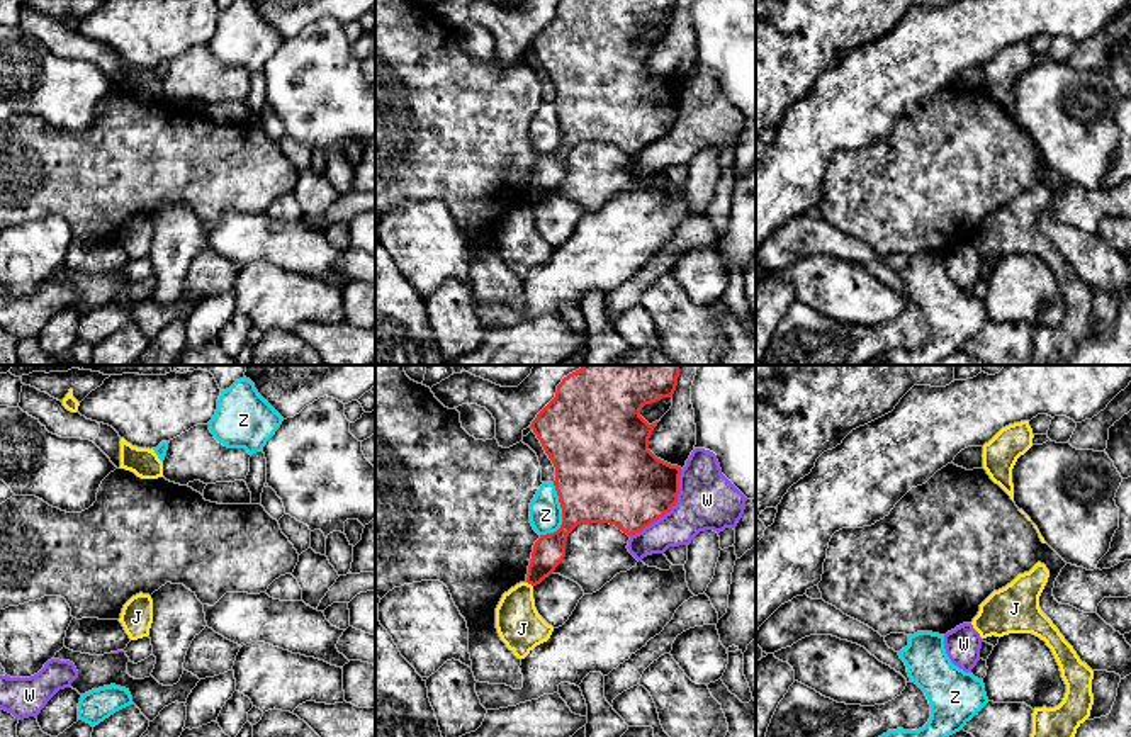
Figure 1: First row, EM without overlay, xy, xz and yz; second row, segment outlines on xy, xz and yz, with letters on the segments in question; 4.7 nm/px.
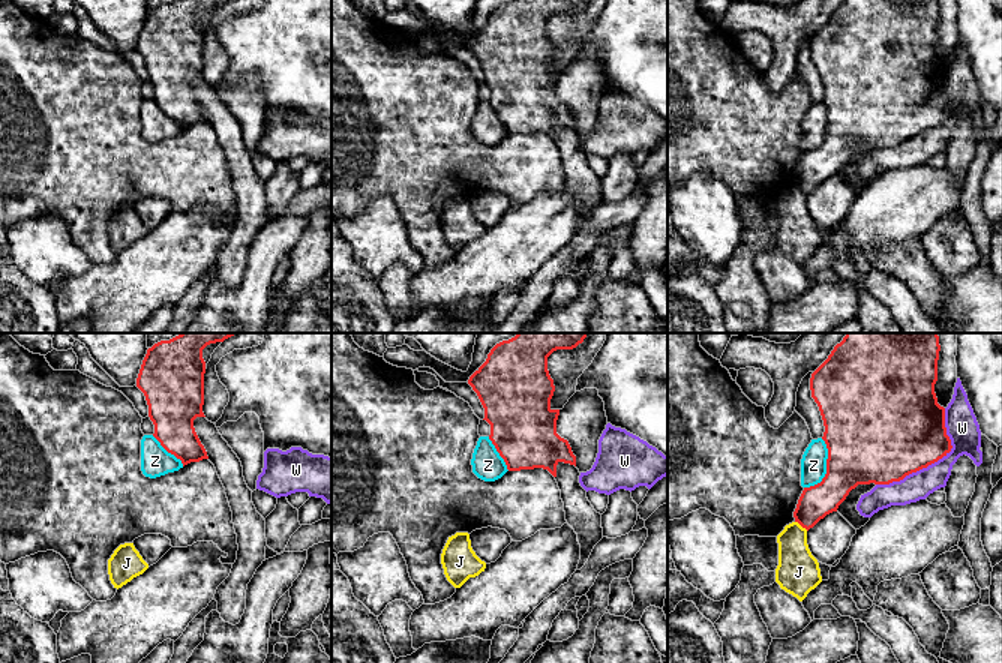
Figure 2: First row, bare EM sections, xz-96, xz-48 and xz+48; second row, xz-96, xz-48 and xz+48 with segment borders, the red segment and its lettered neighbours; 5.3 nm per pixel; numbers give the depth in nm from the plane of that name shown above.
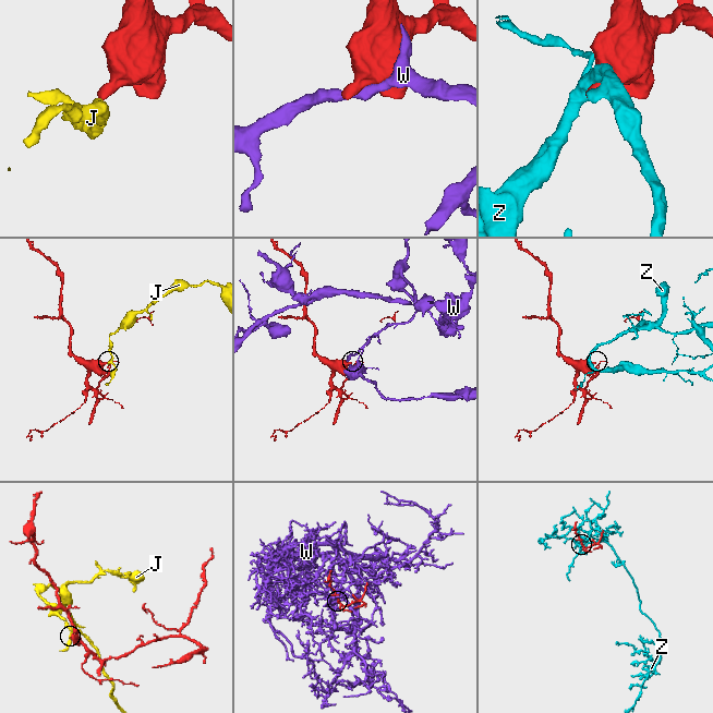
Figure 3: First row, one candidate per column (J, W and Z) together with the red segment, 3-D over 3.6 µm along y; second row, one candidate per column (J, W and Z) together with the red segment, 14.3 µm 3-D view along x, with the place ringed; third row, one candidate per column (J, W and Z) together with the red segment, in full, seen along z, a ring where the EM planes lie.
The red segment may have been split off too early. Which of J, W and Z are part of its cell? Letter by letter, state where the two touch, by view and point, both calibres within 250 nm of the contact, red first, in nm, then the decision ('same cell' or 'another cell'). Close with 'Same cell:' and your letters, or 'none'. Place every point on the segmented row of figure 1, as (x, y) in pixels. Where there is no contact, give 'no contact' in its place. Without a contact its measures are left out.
J: xz (530, 583) | 160/220 nm | another cell
W: xz (669, 510) | 400/280 nm | another cell
Z: xz (562, 515) | 440/160 nm | another cell
Same cell: none

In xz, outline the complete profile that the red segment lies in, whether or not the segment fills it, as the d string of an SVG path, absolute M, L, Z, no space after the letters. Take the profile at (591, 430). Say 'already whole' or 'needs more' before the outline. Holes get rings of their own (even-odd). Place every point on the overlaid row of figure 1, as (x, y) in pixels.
already whole | M582 365L557 385L555 397L537 414L530 428L555 467L554 486L562 508L562 525L535 542L526 574L528 584L540 584L564 560L567 537L577 525L610 523L632 537L676 506L683 469L657 459L649 450L649 438L659 421L649 425L640 416L640 409L662 397L672 397L678 377L679 365Z

